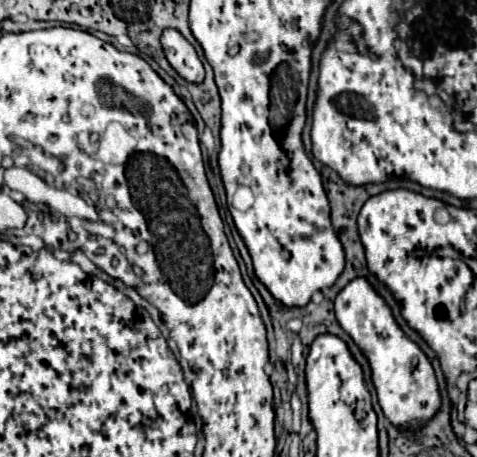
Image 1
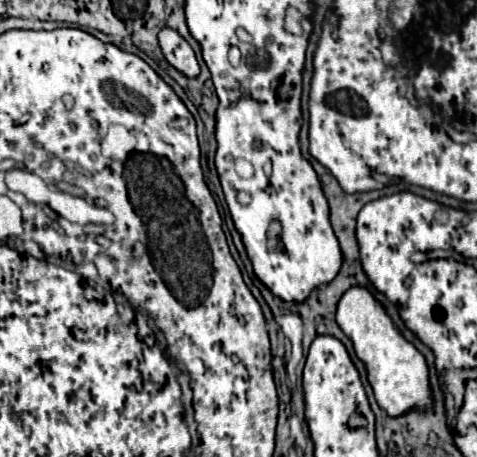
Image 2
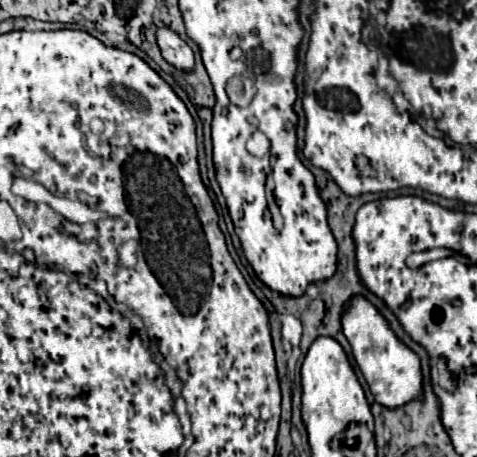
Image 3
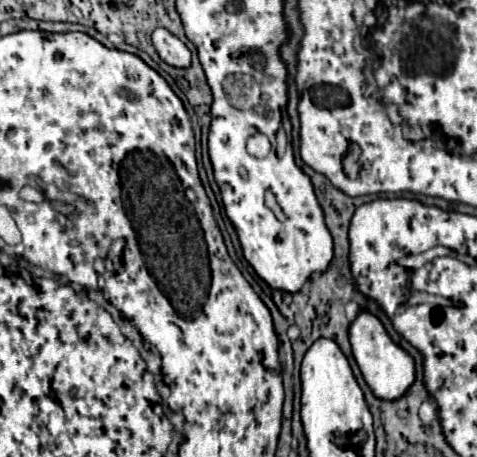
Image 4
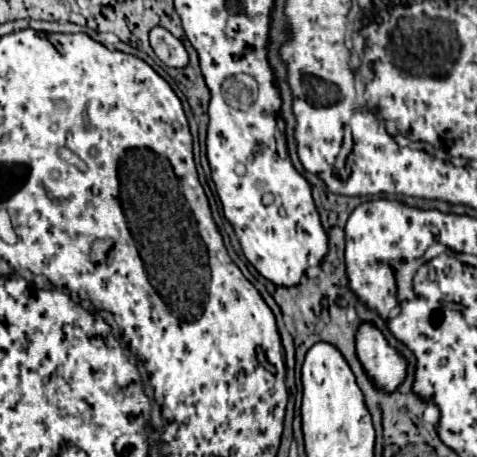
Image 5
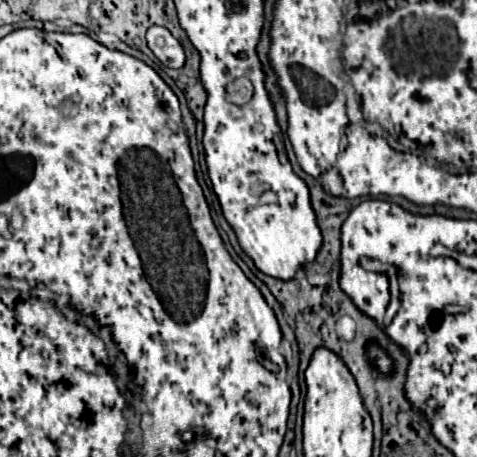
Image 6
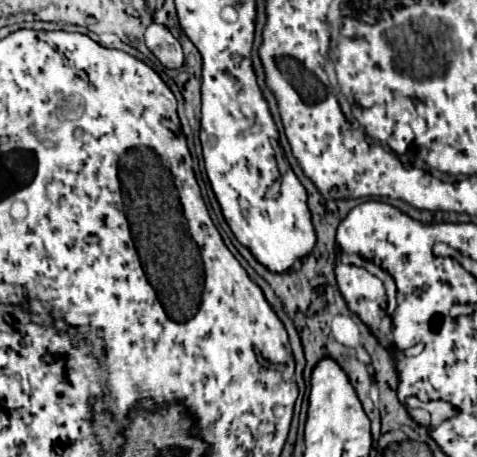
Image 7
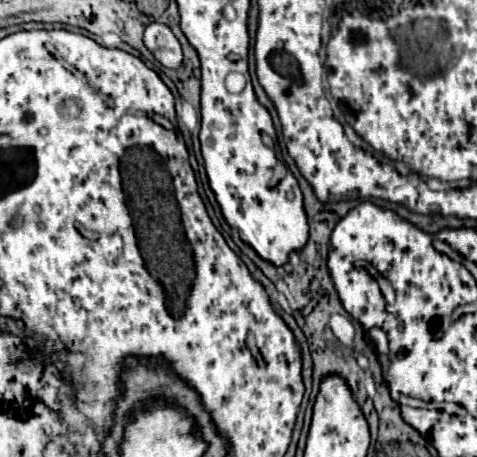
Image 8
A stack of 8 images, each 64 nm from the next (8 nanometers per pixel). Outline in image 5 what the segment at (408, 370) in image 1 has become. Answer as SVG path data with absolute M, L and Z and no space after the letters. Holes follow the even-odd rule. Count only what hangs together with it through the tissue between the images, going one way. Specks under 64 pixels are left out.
M362 324L356 336L356 350L364 370L378 388L384 392L394 392L402 384L406 376L406 360L388 346L378 328L372 324Z

